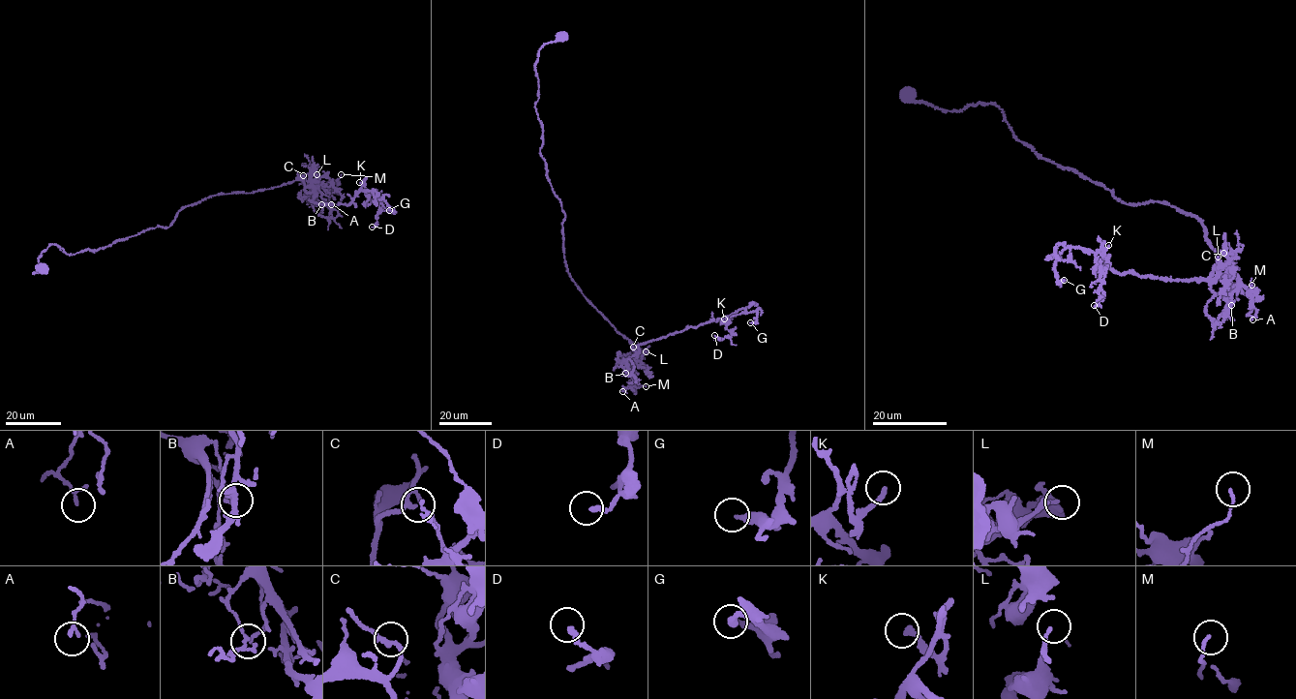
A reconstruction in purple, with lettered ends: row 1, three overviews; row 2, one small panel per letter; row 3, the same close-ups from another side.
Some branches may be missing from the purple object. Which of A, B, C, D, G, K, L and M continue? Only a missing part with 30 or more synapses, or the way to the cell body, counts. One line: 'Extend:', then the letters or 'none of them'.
Extend: none of them

